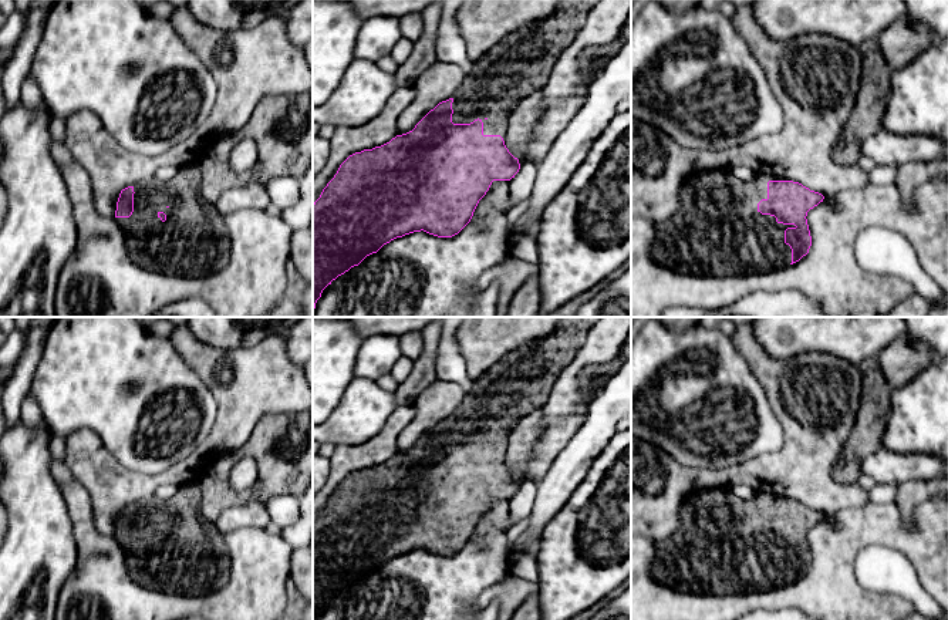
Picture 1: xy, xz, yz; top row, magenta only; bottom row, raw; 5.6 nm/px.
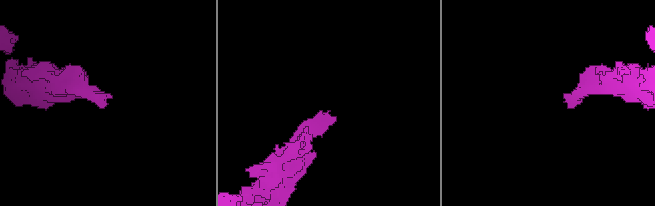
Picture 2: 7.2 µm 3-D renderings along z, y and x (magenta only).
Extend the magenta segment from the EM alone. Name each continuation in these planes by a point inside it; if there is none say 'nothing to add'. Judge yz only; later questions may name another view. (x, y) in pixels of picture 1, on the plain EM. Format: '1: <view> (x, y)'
1: yz (714, 552)

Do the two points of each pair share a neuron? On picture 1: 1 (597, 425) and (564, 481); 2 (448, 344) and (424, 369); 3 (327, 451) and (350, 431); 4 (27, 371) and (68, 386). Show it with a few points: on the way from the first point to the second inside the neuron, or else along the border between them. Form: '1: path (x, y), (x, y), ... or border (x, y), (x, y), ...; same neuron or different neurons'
1: path (590, 440), (570, 467); same neuron
2: border (442, 332), (438, 340), (435, 377); different neurons
3: border (327, 441), (336, 445); different neurons
4: border (46, 343), (27, 391); different neurons

